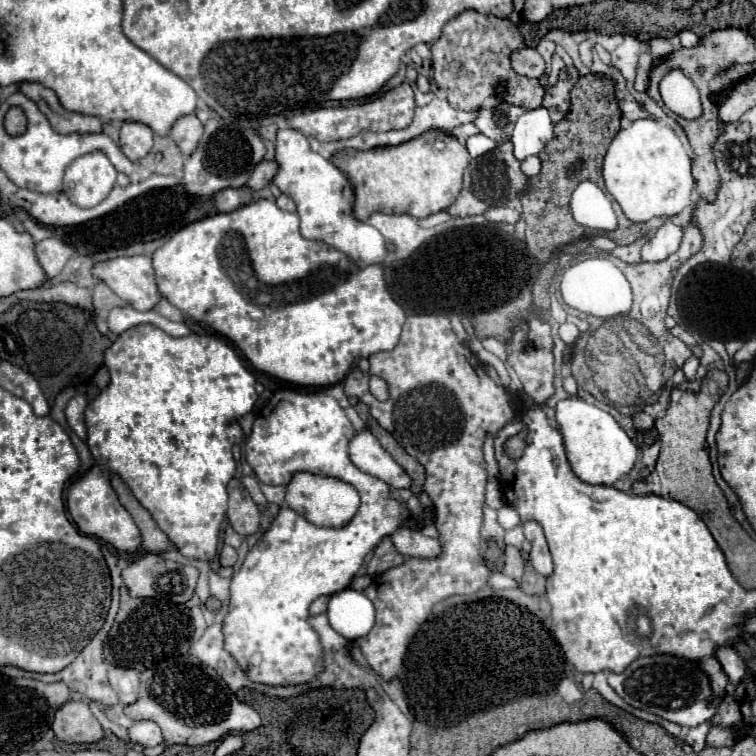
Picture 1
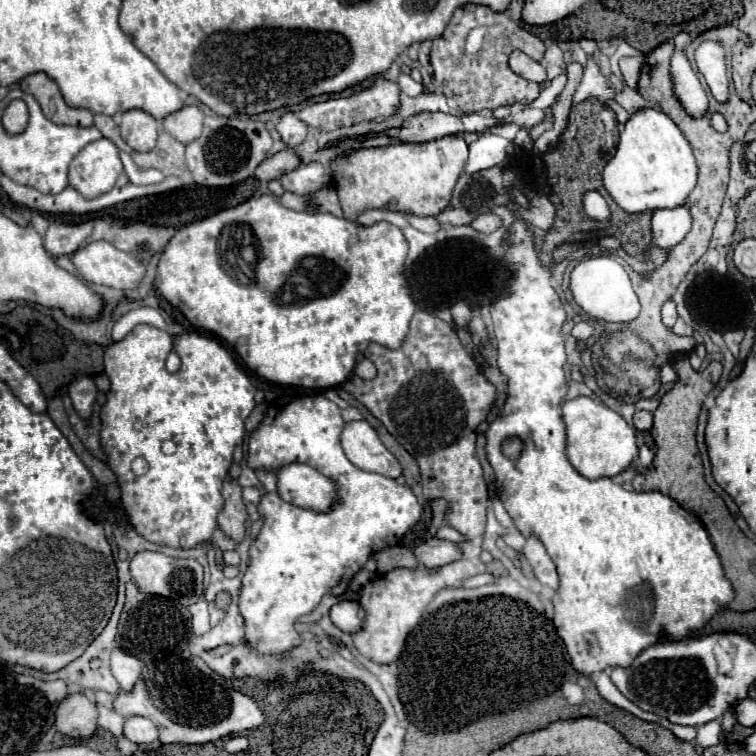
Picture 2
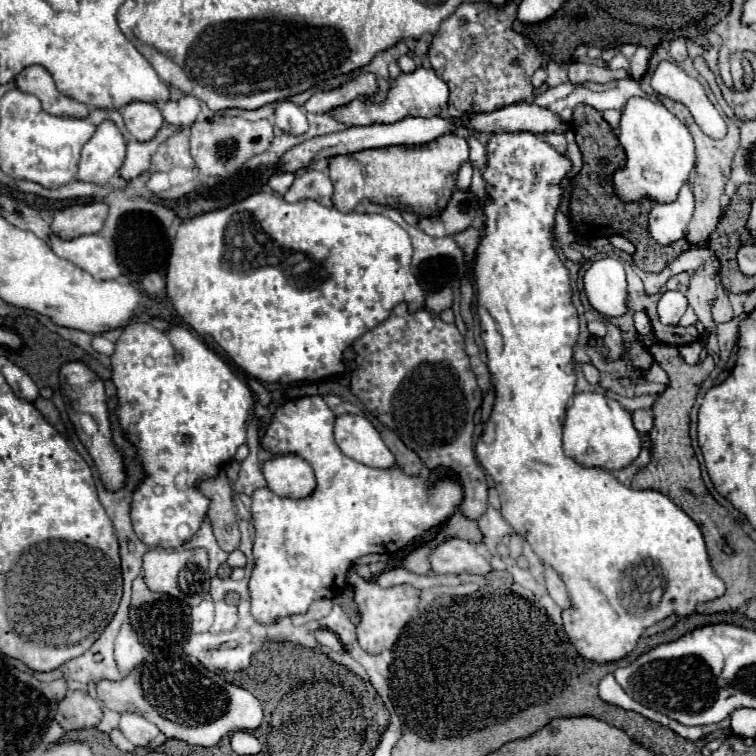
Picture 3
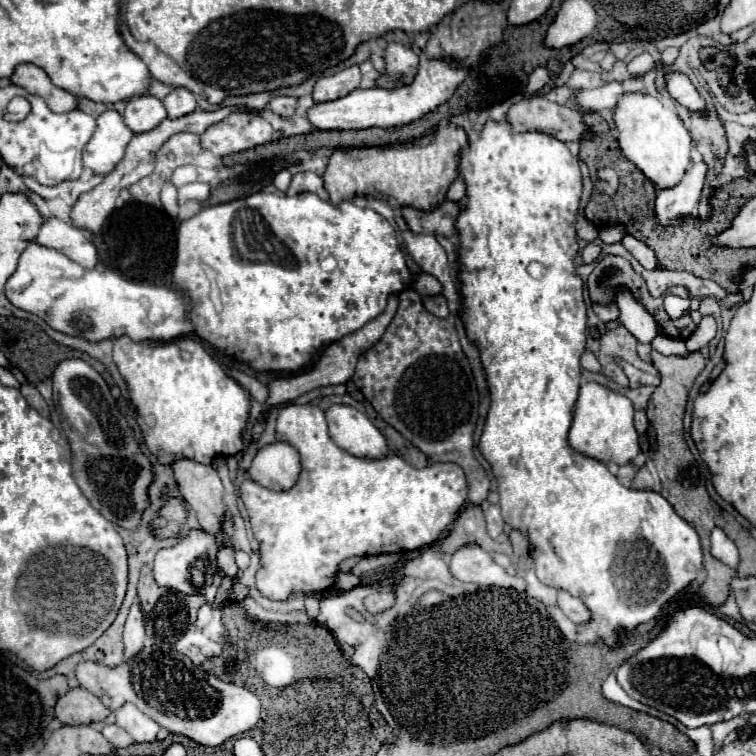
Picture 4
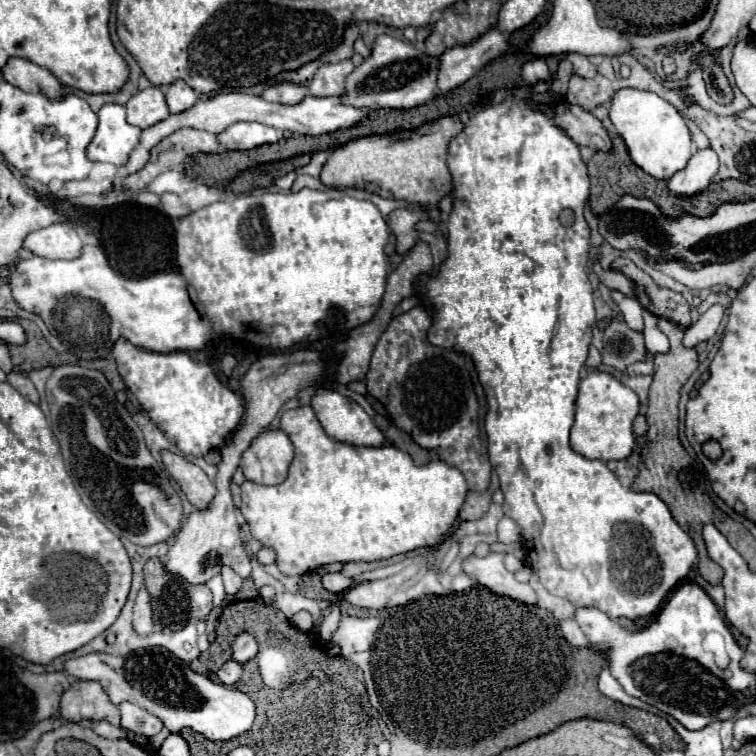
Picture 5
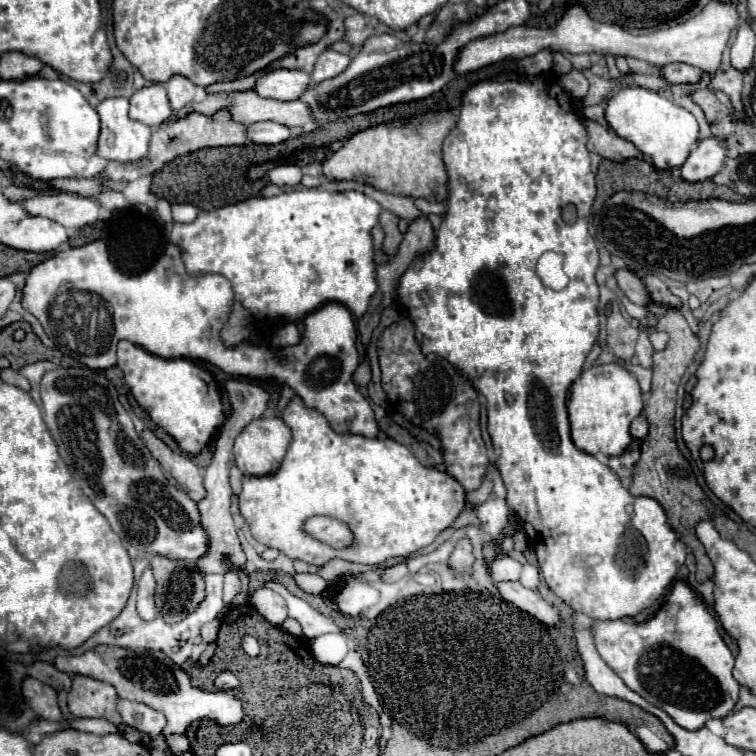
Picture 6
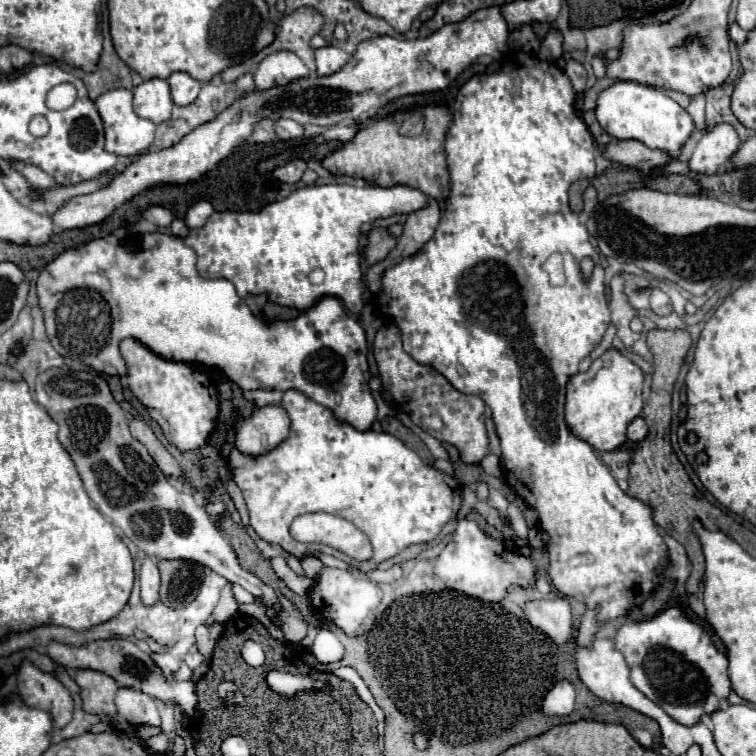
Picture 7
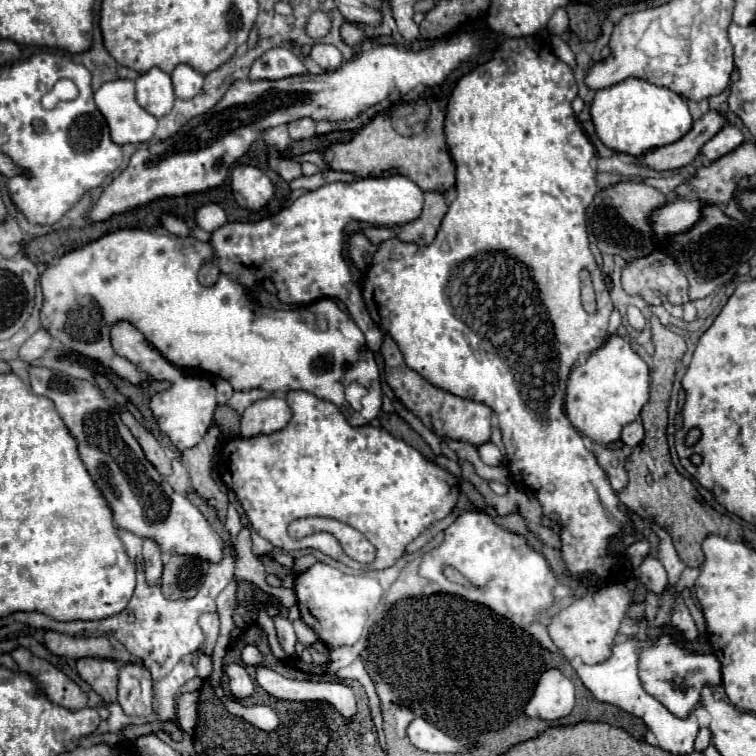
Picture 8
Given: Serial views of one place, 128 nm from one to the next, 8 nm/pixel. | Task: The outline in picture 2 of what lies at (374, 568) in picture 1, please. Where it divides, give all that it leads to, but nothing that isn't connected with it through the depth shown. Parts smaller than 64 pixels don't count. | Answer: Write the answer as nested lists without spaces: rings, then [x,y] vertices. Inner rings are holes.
[[[400,544],[386,546],[384,550],[376,552],[374,560],[378,564],[378,572],[382,572],[382,574],[386,574],[394,568],[418,568],[418,562],[416,562],[412,550],[406,546],[400,546]]]

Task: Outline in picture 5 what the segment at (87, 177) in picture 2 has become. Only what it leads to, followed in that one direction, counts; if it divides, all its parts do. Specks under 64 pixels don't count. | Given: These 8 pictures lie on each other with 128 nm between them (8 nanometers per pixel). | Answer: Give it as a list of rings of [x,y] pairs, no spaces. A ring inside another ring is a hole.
[[[104,104],[98,112],[98,128],[88,144],[88,158],[92,162],[108,162],[122,166],[132,148],[140,140],[140,128],[126,122],[126,108],[120,104]]]

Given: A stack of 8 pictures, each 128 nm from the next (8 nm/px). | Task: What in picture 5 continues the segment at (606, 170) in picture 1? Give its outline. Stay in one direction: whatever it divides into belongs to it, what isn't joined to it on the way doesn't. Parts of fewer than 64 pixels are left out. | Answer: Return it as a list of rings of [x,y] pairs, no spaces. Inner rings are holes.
[[[636,88],[618,90],[612,98],[610,120],[616,132],[624,138],[632,162],[636,162],[646,174],[652,174],[658,180],[670,180],[678,170],[682,170],[688,164],[692,156],[688,124],[676,112],[676,108],[658,94]]]

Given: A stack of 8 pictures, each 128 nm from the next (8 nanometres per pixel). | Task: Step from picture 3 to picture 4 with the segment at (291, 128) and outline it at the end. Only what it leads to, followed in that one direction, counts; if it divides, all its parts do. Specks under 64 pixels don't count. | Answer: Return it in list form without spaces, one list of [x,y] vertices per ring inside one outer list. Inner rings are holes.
[[[274,96],[268,104],[268,108],[282,116],[282,118],[292,118],[296,114],[296,98],[290,98],[290,96]]]

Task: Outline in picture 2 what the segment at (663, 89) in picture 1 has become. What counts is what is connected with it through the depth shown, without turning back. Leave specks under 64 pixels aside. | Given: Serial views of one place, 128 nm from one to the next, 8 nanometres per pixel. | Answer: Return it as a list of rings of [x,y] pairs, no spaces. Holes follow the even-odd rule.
[[[680,32],[674,38],[676,54],[672,56],[672,62],[670,62],[670,78],[672,78],[672,90],[680,106],[684,106],[684,110],[688,110],[692,118],[702,118],[708,112],[708,98],[706,98],[706,92],[700,92],[700,80],[692,72],[688,58],[682,52],[690,42],[692,38],[688,32]]]

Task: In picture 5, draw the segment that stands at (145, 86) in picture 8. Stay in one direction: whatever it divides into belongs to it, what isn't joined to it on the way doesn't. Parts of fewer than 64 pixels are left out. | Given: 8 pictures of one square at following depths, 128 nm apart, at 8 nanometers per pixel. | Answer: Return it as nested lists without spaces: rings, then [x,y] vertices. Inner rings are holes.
[[[150,86],[150,88],[134,94],[128,100],[126,108],[128,108],[128,122],[142,130],[148,126],[154,126],[156,122],[170,116],[164,94],[156,86]]]

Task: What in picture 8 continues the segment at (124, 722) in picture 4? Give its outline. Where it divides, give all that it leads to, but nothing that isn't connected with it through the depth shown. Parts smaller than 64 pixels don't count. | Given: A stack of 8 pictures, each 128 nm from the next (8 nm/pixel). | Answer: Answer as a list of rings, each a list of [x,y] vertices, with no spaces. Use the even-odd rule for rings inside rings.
[[[140,662],[120,668],[118,704],[128,716],[152,714],[152,678]]]

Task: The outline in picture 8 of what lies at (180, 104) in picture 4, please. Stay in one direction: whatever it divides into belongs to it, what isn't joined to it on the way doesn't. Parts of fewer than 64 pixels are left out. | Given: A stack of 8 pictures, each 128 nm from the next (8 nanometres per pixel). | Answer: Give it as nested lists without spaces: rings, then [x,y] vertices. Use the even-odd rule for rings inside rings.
[[[180,64],[174,68],[172,72],[172,84],[174,84],[174,94],[182,100],[190,100],[194,98],[204,84],[204,76],[198,74],[196,70],[192,70],[186,64]]]

